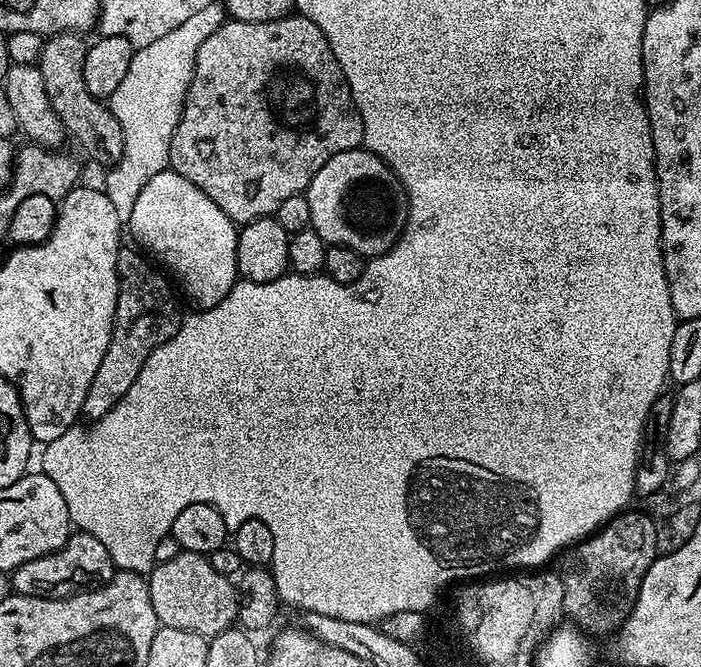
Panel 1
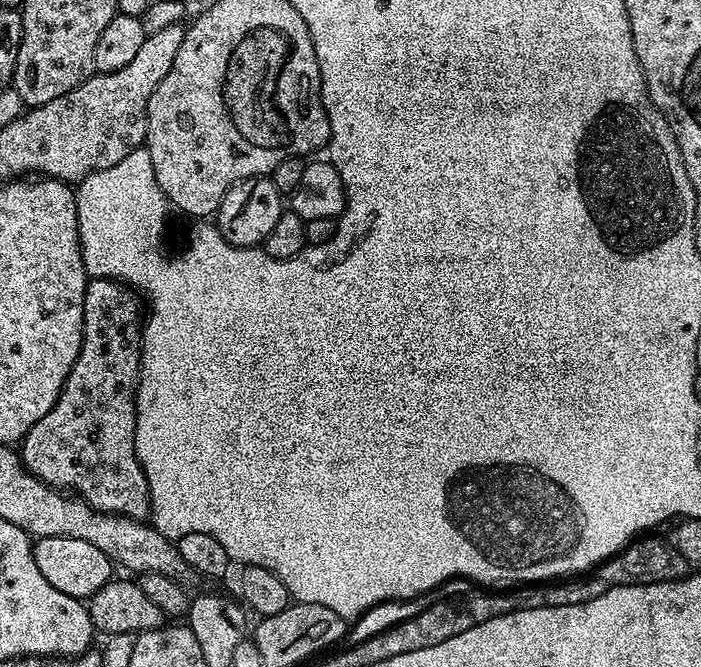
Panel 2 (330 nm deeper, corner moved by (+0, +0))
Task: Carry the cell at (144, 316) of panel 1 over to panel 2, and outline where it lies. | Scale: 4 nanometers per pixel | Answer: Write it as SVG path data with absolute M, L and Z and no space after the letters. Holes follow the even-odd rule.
M89 279L78 358L58 402L24 435L18 455L25 468L51 488L79 496L98 512L147 521L152 499L134 450L141 339L141 297L118 280Z

